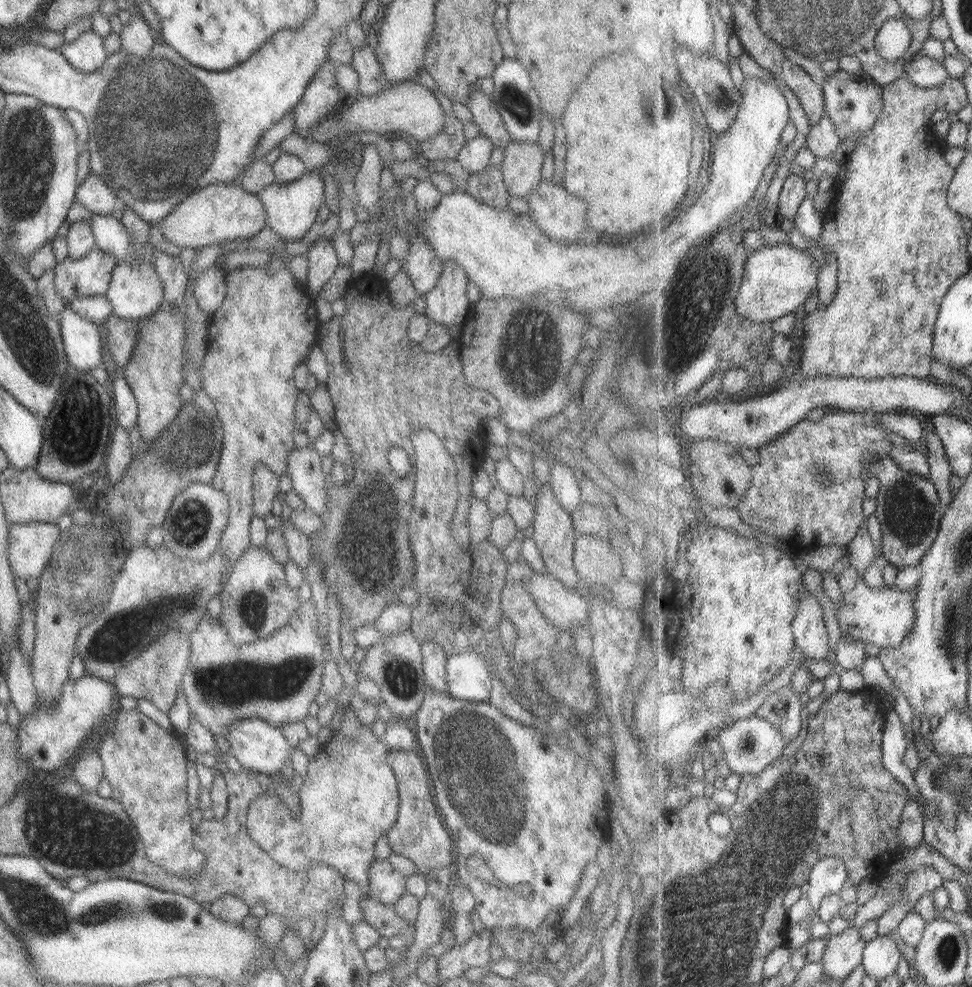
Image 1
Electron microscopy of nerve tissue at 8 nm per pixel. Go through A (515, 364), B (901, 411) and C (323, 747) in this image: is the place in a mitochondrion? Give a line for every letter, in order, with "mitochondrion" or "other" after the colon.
A: mitochondrion
B: other
C: other

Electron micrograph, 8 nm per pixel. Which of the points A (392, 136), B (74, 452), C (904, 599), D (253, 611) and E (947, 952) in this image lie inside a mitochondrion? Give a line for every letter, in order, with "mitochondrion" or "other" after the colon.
A: other
B: mitochondrion
C: other
D: mitochondrion
E: mitochondrion

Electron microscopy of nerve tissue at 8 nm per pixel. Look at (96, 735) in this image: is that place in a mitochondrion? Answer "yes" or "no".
no

